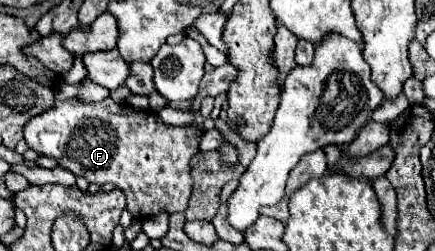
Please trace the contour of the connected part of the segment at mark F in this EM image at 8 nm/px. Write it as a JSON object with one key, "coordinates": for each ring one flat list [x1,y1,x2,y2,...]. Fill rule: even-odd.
{"coordinates":[[76,99,56,101,54,107,30,119,24,127,24,141,42,157,52,157,60,167,68,169,76,177,88,179,88,183,112,183,126,195,126,209,136,221,142,221,160,211,182,213,188,207,192,177,190,159,198,153,200,131,196,127,172,127,162,123,156,113,138,111,130,105,118,105,112,99,100,103,82,103]]}

